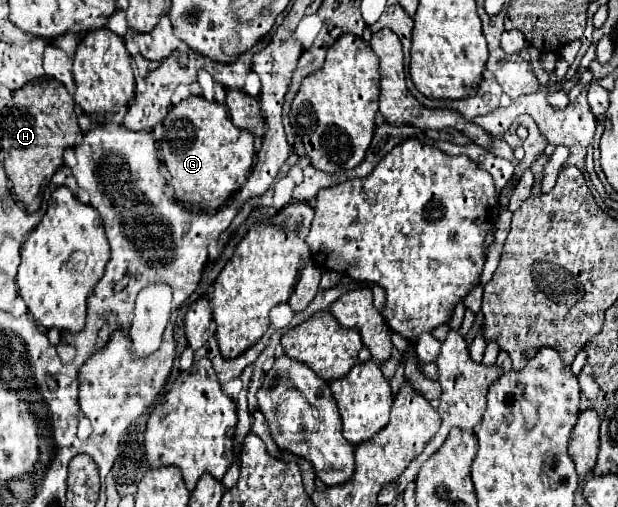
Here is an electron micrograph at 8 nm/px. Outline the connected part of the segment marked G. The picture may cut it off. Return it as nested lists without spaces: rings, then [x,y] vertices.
[[[190,95],[166,115],[160,151],[174,197],[188,205],[216,209],[244,185],[254,163],[254,135],[232,123],[224,103]]]

